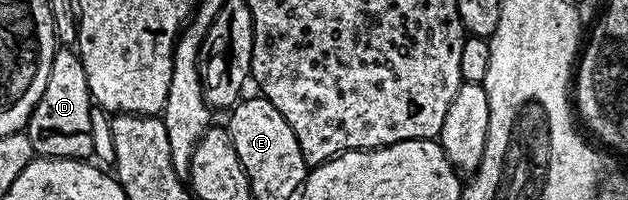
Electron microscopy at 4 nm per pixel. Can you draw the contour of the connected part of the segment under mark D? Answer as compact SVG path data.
M71 49L56 50L53 65L49 69L49 81L45 81L45 93L41 93L41 101L37 101L25 128L36 156L45 159L86 160L93 151L90 133L92 106L85 65L79 60L78 54Z

